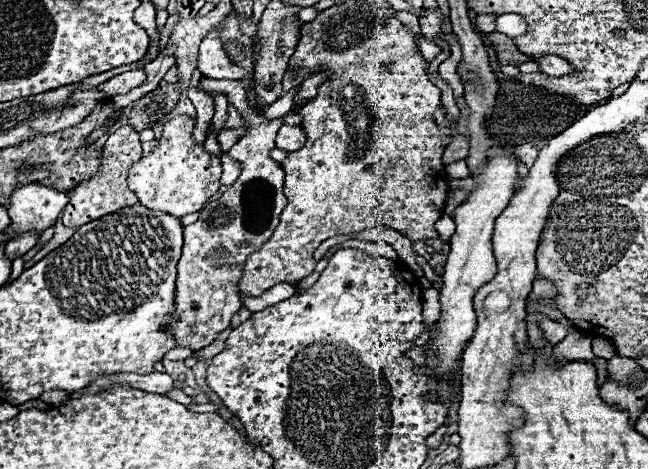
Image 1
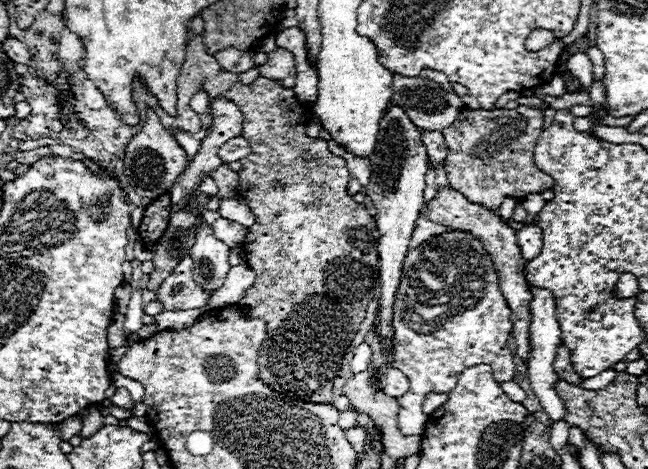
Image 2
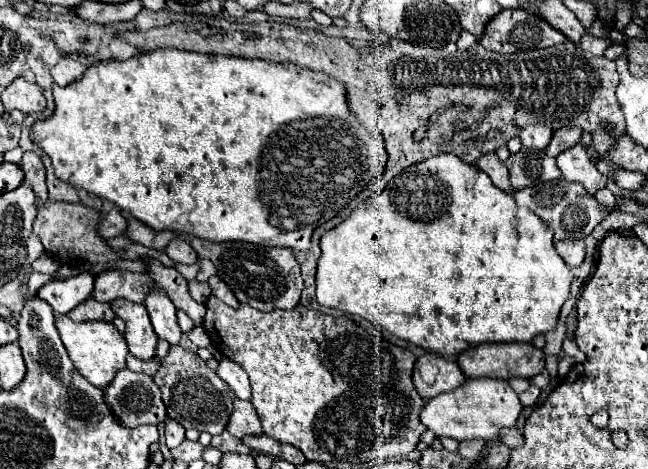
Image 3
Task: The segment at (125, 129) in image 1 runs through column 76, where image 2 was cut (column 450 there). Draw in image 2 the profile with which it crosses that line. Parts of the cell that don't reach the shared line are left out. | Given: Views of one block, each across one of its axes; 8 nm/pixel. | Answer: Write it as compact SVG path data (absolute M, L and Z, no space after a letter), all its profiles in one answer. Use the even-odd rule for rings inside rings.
M444 186L442 190L438 190L436 196L424 204L422 212L428 216L428 220L432 220L436 224L442 224L448 228L466 228L476 238L484 240L484 246L488 248L488 254L492 256L492 260L496 264L496 272L500 276L500 288L504 292L504 298L508 298L508 306L512 310L512 318L510 318L512 320L512 336L514 336L514 342L518 346L518 356L526 362L528 354L530 354L529 325L531 316L529 304L532 294L528 282L526 282L526 276L524 276L524 268L528 262L524 262L520 258L520 248L516 244L516 230L510 228L510 224L506 224L498 216L498 210L488 210L480 204L474 204L450 186Z

